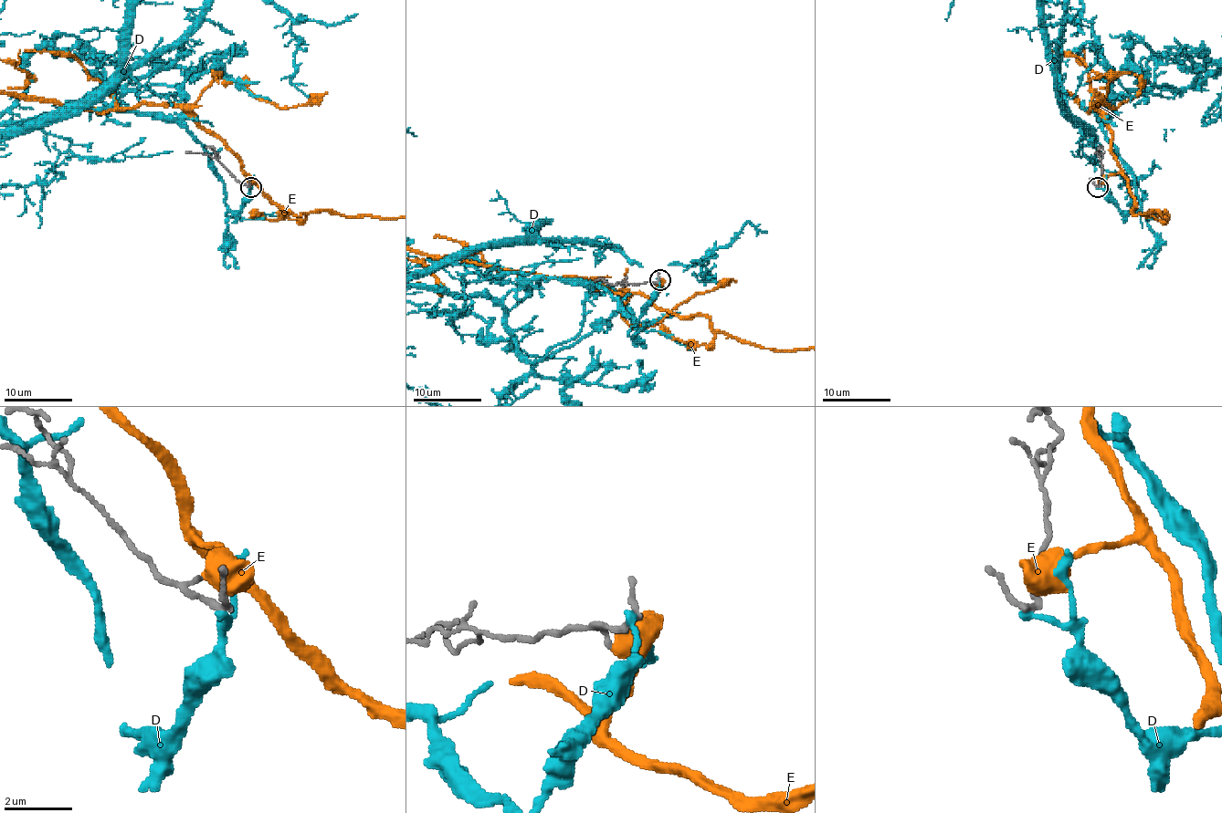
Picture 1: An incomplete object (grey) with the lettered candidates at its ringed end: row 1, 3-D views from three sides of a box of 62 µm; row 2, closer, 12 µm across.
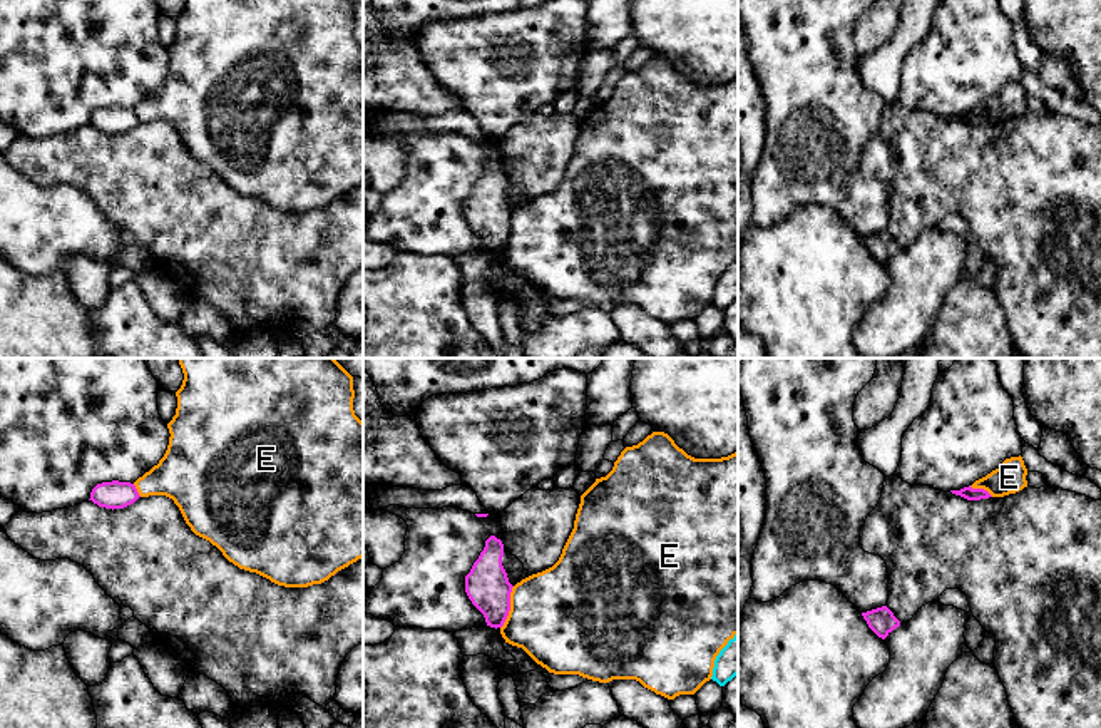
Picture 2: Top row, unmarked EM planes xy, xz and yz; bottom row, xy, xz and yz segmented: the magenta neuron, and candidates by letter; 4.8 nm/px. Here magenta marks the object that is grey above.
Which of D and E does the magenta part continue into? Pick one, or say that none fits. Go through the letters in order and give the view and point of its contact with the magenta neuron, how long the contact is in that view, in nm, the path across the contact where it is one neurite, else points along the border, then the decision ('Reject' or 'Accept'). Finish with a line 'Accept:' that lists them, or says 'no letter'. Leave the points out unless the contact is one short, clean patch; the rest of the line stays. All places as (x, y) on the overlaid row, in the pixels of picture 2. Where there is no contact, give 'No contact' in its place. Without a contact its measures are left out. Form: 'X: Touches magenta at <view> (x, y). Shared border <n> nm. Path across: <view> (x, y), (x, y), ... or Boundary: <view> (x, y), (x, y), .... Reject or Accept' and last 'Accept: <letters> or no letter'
D: No contact. Reject
E: Touches magenta at xz (509, 608). Shared border 220 nm. Boundary: xz (514, 586), (511, 610), (501, 628). Reject
Accept: no letter

